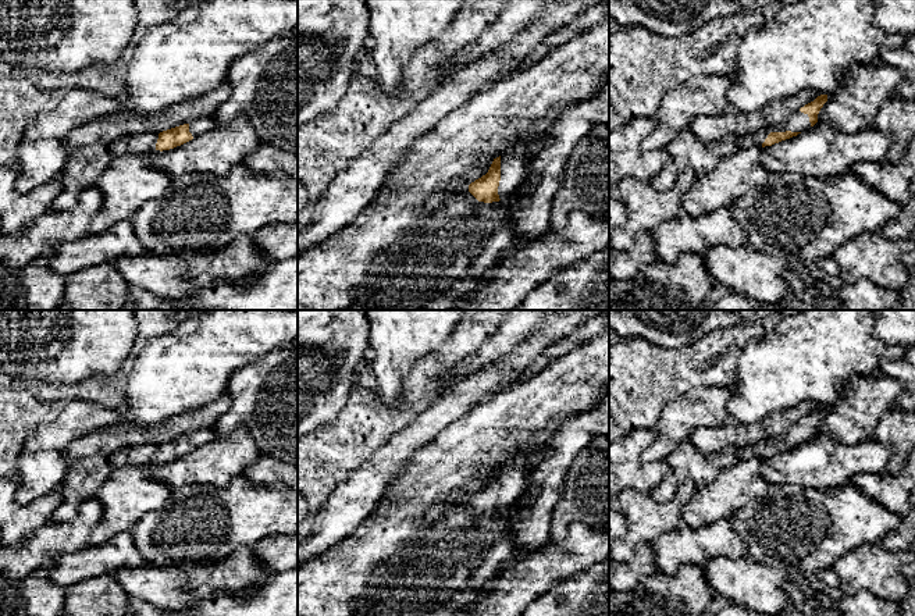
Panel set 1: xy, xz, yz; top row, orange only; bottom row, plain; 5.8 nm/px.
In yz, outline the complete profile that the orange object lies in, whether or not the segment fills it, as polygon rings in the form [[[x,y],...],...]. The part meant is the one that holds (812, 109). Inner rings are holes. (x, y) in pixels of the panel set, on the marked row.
[[[820,95],[813,102],[801,107],[786,122],[776,127],[765,127],[756,132],[751,132],[736,138],[737,147],[738,149],[747,149],[750,146],[765,147],[797,136],[802,131],[813,127],[818,122],[818,114],[826,102],[827,95]]]

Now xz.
[[[515,142],[499,157],[494,159],[488,172],[469,185],[469,192],[484,203],[506,199],[524,181],[524,142]]]

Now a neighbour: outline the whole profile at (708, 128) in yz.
[[[736,110],[720,115],[702,115],[690,124],[691,132],[702,142],[709,143],[727,136],[743,136],[765,128],[766,124],[761,114],[740,113]]]

